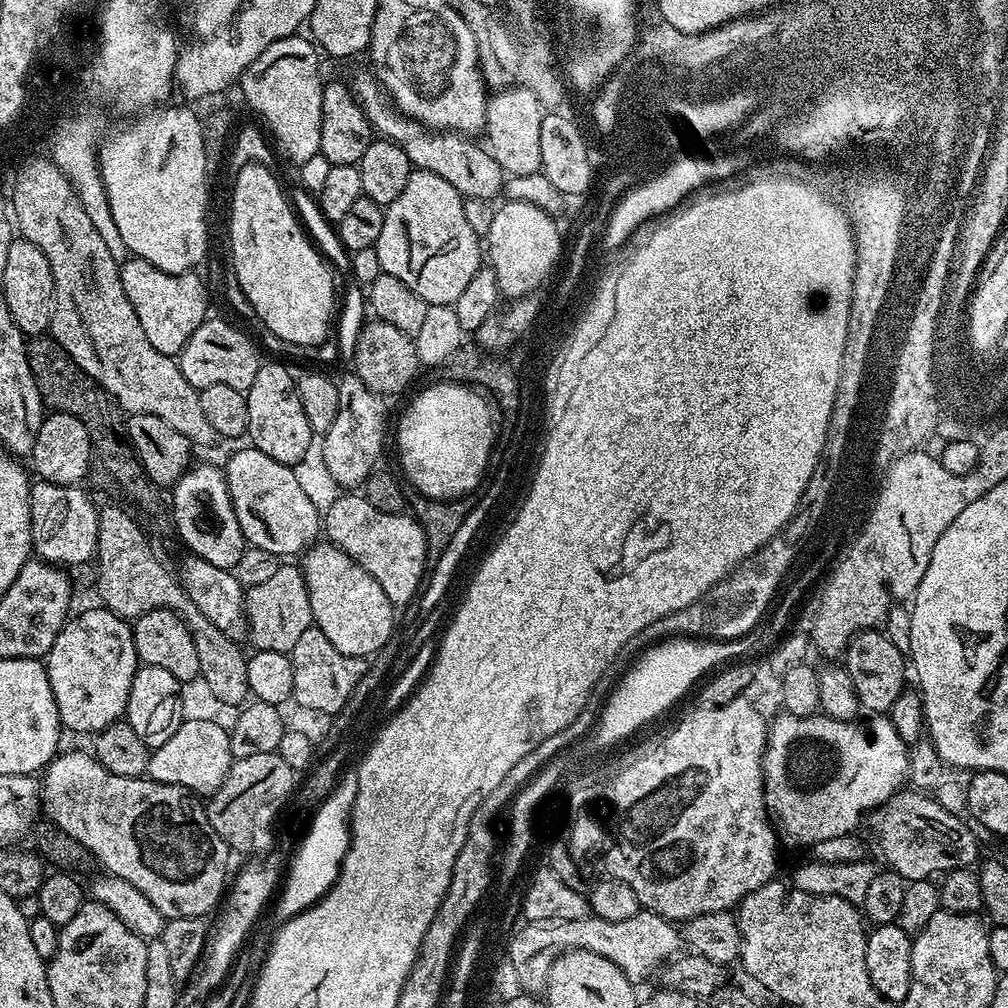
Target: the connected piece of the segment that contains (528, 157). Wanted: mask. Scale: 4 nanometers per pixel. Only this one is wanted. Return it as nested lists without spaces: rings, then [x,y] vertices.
[[[511,86],[493,91],[488,97],[488,113],[484,119],[484,132],[488,136],[486,148],[503,173],[521,176],[541,171],[542,118],[545,107],[536,105],[527,86]]]

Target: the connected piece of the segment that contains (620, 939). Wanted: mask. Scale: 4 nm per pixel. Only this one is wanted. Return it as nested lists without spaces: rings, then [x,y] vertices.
[[[641,910],[634,918],[622,922],[606,922],[606,918],[586,915],[574,922],[555,921],[543,926],[524,926],[508,944],[508,960],[512,963],[511,975],[523,981],[534,991],[545,990],[542,984],[550,966],[561,952],[570,948],[590,950],[594,954],[613,960],[623,967],[626,978],[633,982],[644,980],[655,973],[660,965],[673,959],[682,948],[682,932],[673,921],[663,920],[658,914]]]

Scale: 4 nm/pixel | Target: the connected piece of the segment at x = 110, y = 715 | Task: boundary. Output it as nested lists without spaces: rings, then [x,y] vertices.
[[[95,607],[81,616],[73,615],[65,623],[46,657],[50,690],[54,690],[61,725],[67,731],[69,728],[89,734],[101,732],[125,715],[130,682],[134,682],[138,667],[133,625],[109,608]]]

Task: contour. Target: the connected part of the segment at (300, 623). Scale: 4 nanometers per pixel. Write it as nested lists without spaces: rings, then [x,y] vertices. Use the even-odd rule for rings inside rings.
[[[284,562],[266,582],[261,585],[249,587],[244,593],[244,609],[248,615],[248,640],[251,647],[256,650],[278,650],[291,653],[294,642],[298,642],[299,636],[306,629],[313,627],[312,611],[310,610],[310,594],[306,590],[304,573],[292,562]]]

